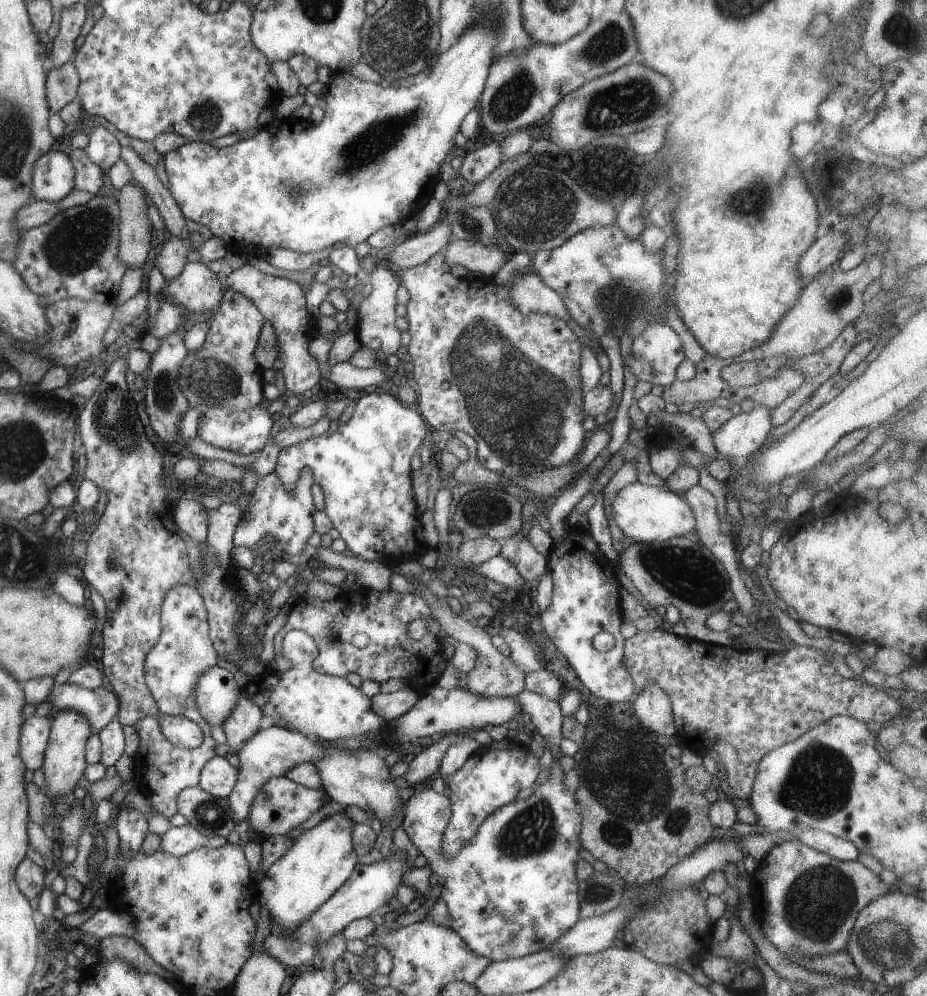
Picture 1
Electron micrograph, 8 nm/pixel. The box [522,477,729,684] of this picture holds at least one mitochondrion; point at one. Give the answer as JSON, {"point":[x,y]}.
{"point":[682,576]}

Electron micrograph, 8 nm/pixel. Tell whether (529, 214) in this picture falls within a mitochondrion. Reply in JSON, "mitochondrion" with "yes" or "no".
{"mitochondrion":"yes"}

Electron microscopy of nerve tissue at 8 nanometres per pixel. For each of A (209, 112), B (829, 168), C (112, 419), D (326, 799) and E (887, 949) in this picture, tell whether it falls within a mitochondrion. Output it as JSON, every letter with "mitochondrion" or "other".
{"A":"mitochondrion","B":"other","C":"mitochondrion","D":"other","E":"mitochondrion"}

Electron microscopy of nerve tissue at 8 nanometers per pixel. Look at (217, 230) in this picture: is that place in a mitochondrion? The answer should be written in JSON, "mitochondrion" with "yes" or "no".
{"mitochondrion":"no"}

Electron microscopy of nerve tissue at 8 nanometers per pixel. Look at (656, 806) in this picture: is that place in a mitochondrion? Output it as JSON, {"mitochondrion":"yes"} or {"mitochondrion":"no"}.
{"mitochondrion":"yes"}

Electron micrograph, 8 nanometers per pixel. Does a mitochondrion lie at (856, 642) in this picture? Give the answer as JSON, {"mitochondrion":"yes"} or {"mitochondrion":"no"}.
{"mitochondrion":"no"}

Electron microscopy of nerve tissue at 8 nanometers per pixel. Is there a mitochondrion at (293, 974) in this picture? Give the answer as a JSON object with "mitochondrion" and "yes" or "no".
{"mitochondrion":"no"}

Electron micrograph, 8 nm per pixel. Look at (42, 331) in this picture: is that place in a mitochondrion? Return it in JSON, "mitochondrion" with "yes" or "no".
{"mitochondrion":"no"}

